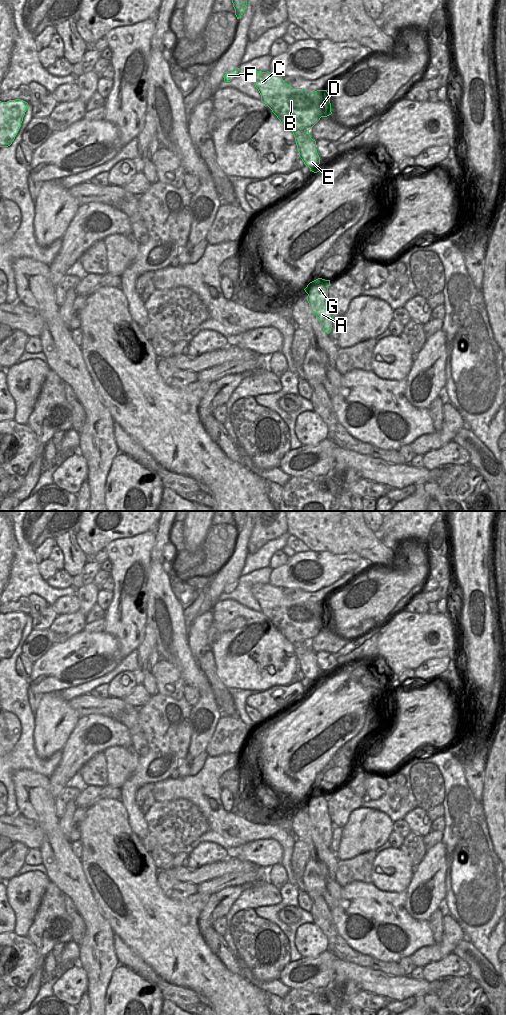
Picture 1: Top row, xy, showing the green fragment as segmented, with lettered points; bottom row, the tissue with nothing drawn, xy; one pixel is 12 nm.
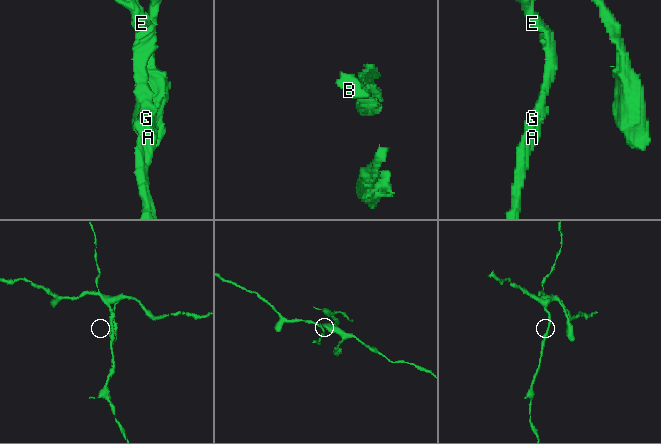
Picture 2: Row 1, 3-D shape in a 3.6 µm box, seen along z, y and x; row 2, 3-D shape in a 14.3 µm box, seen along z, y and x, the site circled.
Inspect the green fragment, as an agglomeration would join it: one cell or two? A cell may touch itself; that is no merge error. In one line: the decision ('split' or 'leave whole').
split

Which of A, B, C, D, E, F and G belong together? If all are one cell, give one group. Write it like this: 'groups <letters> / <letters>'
groups A E G / B C D F

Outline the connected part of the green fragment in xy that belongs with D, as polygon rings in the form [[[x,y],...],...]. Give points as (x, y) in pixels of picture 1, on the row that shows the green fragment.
[[[256,71],[252,81],[261,101],[274,103],[272,112],[291,131],[309,131],[321,117],[332,114],[327,90],[293,88],[281,76],[269,71]]]

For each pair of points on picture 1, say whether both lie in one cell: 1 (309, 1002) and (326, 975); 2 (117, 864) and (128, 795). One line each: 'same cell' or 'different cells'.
1: different cells
2: different cells

